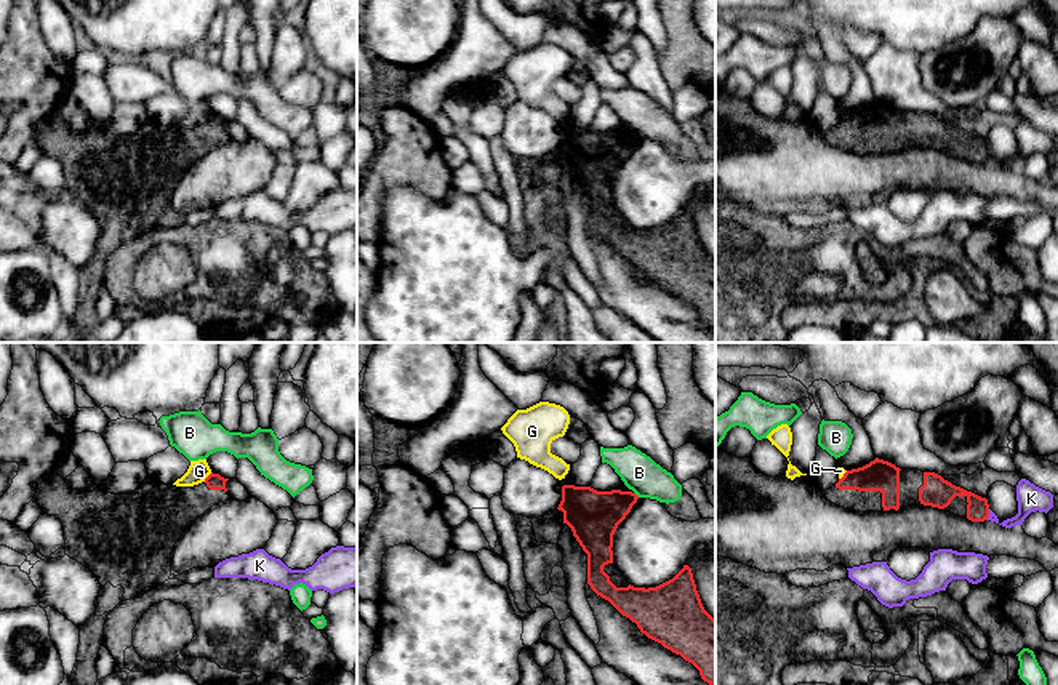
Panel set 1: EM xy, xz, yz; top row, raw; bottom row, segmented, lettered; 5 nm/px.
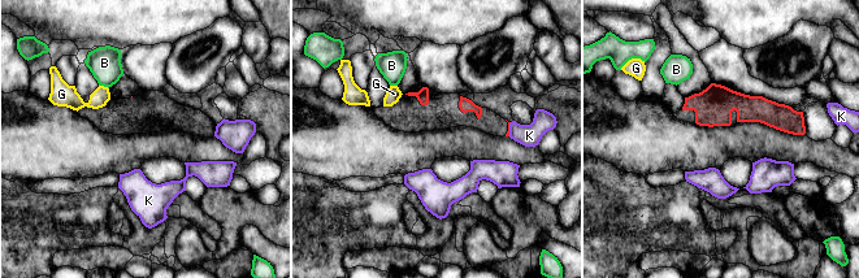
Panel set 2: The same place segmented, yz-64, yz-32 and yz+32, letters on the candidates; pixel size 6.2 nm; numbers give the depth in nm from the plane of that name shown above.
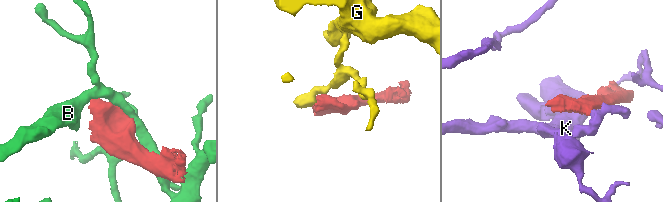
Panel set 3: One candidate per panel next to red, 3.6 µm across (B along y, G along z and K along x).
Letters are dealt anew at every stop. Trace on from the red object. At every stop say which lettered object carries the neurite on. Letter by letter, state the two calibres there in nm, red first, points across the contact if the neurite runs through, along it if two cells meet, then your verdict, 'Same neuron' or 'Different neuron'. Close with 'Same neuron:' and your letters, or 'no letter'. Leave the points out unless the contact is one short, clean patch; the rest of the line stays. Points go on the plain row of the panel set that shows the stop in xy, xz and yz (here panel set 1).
B: Thickness 260 nm (red) against 190 nm. Different neuron
G: Thickness 80 nm (red) against 100 nm. Boundary: xy (212, 114), (204, 122). Different neuron
K: Thickness 110 nm (red) against 140 nm. Boundary: yz (989, 151), (986, 160). Different neuron
Same neuron: no letter

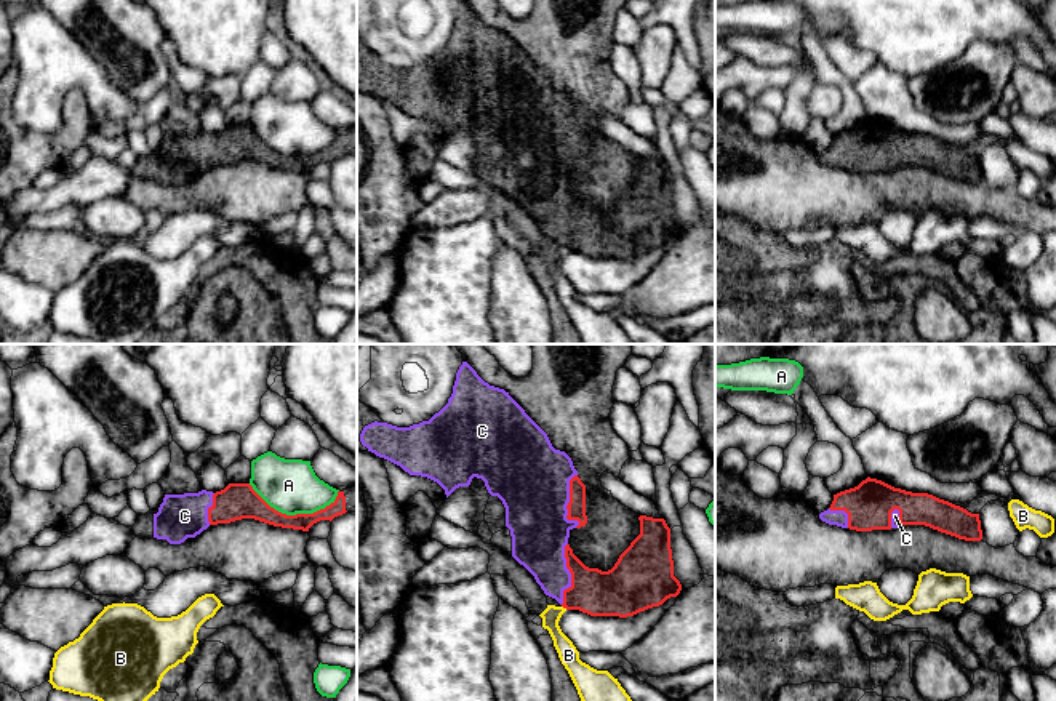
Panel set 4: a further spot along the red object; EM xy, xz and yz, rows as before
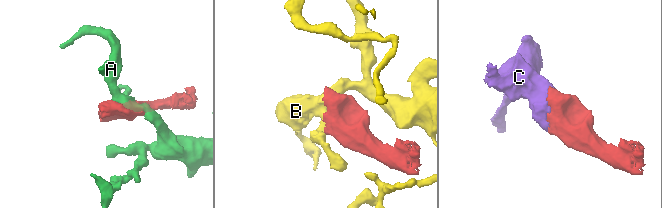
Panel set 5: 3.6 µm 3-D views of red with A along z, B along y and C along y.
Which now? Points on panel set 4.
A: Thickness 160 nm (red) against 280 nm. Different neuron
B: Thickness 220 nm (red) against 100 nm. Boundary: xz (562, 247), (567, 250). Different neuron
C: Thickness 240 nm (red) against 280 nm. Same neuron
Same neuron: C

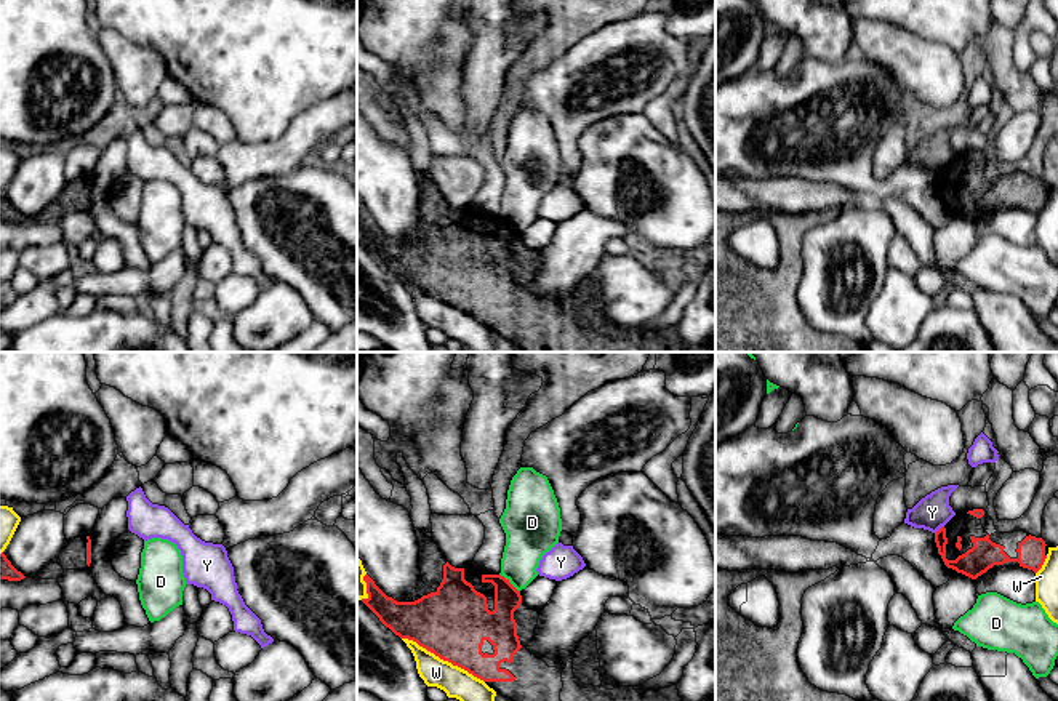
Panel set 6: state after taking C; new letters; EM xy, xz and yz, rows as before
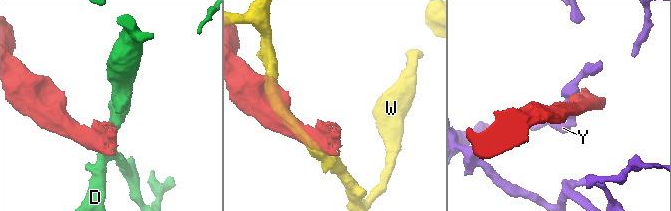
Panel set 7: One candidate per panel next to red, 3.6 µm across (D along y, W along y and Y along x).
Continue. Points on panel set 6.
D: Thickness 200 nm (red) against 240 nm. Boundary: xz (500, 215), (519, 232). Different neuron
W: Thickness 360 nm (red) against 160 nm. Different neuron
Y: Thickness 140 nm (red) against 170 nm. Boundary: yz (943, 167), (935, 175). Different neuron
Same neuron: no letter

